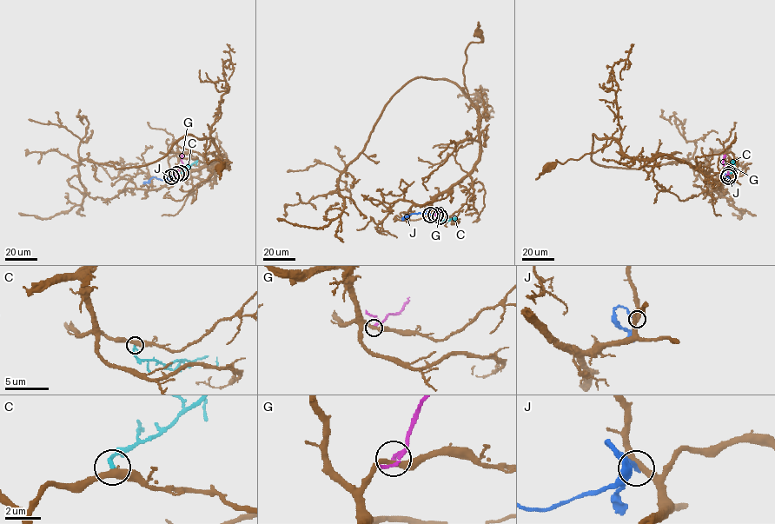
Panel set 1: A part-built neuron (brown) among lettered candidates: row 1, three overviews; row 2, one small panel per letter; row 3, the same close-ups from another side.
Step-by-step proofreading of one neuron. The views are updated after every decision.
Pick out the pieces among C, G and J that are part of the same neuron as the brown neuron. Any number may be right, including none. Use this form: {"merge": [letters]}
{"merge": ["C"]}

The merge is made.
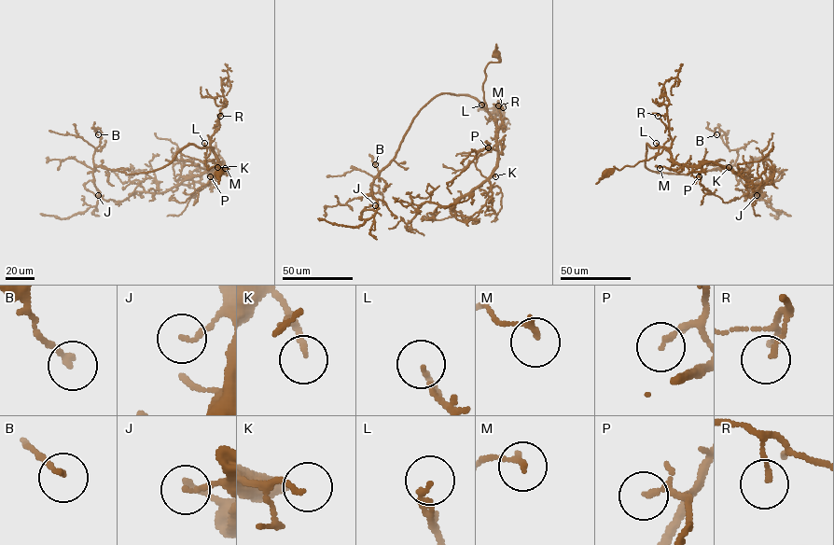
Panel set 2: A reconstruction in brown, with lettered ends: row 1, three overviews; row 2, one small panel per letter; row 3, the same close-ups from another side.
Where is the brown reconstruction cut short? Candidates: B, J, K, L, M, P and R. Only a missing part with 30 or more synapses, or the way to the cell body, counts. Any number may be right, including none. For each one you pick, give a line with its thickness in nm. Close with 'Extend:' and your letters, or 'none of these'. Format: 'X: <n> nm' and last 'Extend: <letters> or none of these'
K: 160 nm
L: 180 nm
Extend: K, L

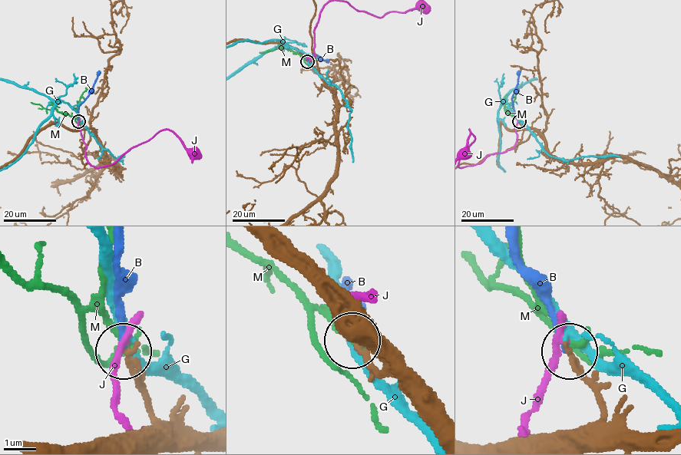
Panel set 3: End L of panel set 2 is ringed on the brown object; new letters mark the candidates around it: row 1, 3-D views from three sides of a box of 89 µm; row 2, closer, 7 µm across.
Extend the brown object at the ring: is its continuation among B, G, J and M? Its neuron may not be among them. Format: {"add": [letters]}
{"add": ["M"]}

